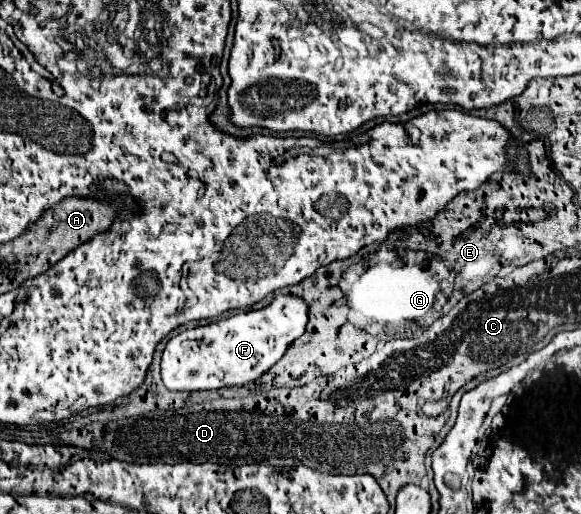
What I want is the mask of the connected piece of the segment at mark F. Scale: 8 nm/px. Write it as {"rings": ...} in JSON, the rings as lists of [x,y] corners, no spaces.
{"rings":[[[276,295],[270,305],[248,311],[248,313],[236,313],[228,319],[220,319],[216,323],[194,327],[188,331],[182,331],[180,335],[172,337],[166,343],[166,349],[162,353],[162,381],[170,391],[200,391],[200,389],[220,389],[228,385],[246,385],[254,379],[258,379],[264,371],[268,371],[276,361],[282,359],[288,345],[298,339],[306,331],[308,323],[308,303],[298,295]]]}

